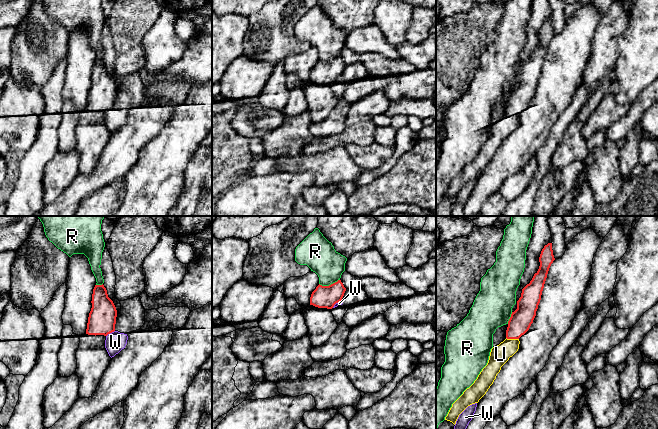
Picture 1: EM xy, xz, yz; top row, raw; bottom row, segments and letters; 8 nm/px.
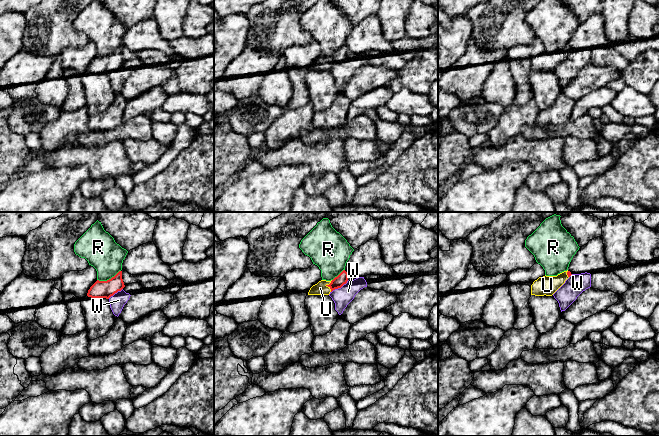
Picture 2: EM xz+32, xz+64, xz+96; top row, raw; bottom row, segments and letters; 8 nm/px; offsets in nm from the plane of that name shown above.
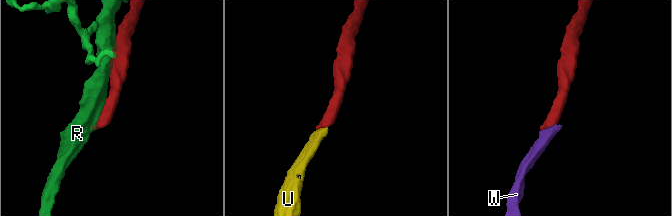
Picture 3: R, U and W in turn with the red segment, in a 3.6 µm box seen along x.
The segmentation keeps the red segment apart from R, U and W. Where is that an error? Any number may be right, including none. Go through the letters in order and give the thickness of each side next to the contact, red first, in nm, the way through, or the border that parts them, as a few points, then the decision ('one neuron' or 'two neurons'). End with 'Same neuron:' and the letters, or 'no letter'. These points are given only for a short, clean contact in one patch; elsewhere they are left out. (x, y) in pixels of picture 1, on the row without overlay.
R: calibres 180 and 260 nm; two neurons
U: calibres 180 and 160 nm; way yz (521, 95), (512, 114), (500, 130); one neuron
W: calibres 220 and 160 nm; border xy (114, 106), (106, 112); two neurons
Same neuron: U

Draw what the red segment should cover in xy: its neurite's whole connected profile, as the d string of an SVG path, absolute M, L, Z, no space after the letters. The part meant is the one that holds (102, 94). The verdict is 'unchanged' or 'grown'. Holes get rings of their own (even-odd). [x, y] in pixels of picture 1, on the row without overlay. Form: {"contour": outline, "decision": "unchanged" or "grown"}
{"contour": "M103 60L95 61L91 79L86 110L107 112L114 108L117 86Z", "decision": "unchanged"}

